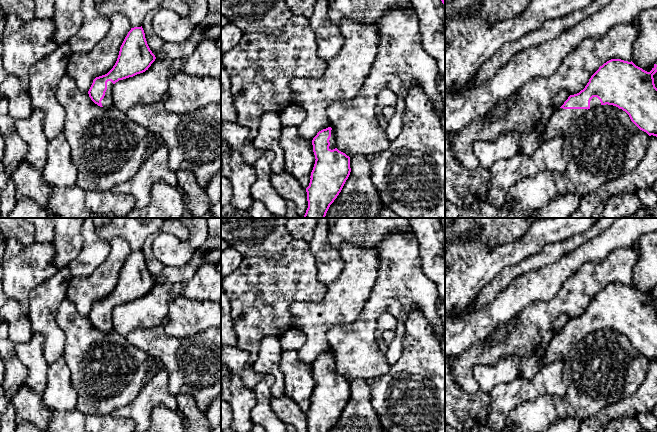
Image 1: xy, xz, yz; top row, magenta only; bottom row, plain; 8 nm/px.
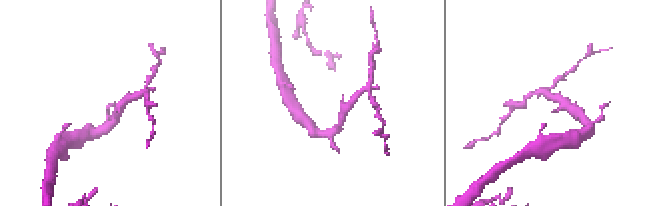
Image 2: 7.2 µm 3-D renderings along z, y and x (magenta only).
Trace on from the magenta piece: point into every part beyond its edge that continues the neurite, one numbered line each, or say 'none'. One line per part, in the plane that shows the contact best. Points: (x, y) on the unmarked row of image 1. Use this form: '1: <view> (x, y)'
1: xy (107, 326)

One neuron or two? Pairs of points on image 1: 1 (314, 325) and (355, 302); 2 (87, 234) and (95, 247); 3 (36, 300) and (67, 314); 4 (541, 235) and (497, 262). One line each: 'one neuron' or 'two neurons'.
1: one neuron
2: one neuron
3: two neurons
4: one neuron

